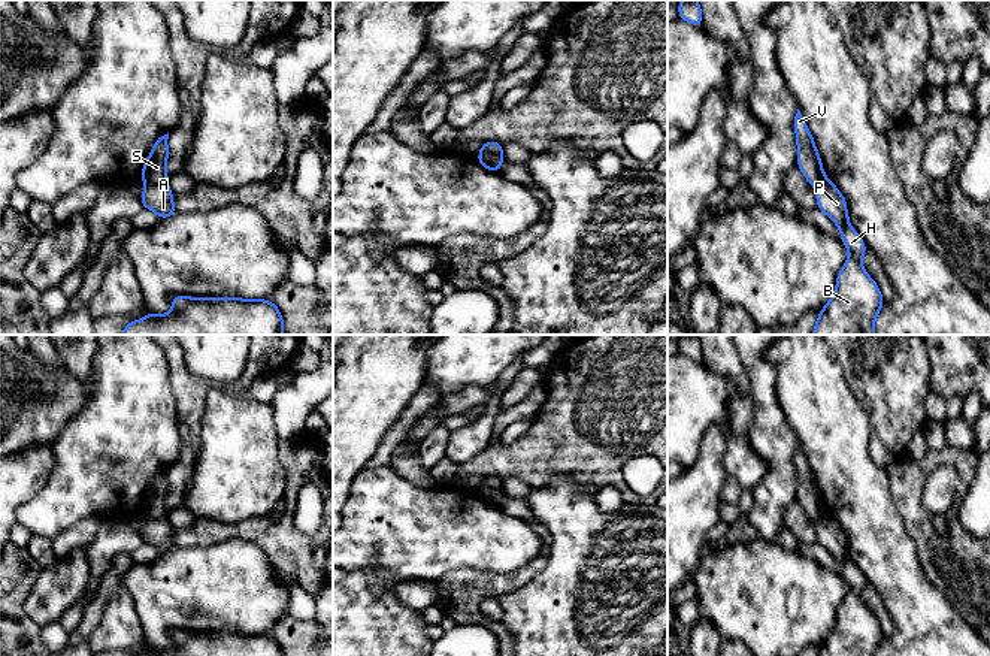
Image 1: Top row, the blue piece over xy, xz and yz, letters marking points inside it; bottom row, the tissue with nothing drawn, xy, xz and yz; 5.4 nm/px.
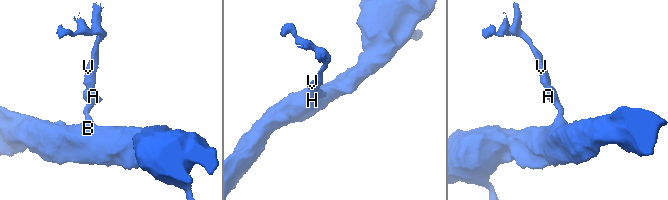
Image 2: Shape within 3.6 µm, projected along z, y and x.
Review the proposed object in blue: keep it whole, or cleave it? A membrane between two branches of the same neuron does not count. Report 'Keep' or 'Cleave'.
Cleave

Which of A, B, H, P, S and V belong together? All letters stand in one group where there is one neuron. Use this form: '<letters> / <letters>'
A B H P / S V

